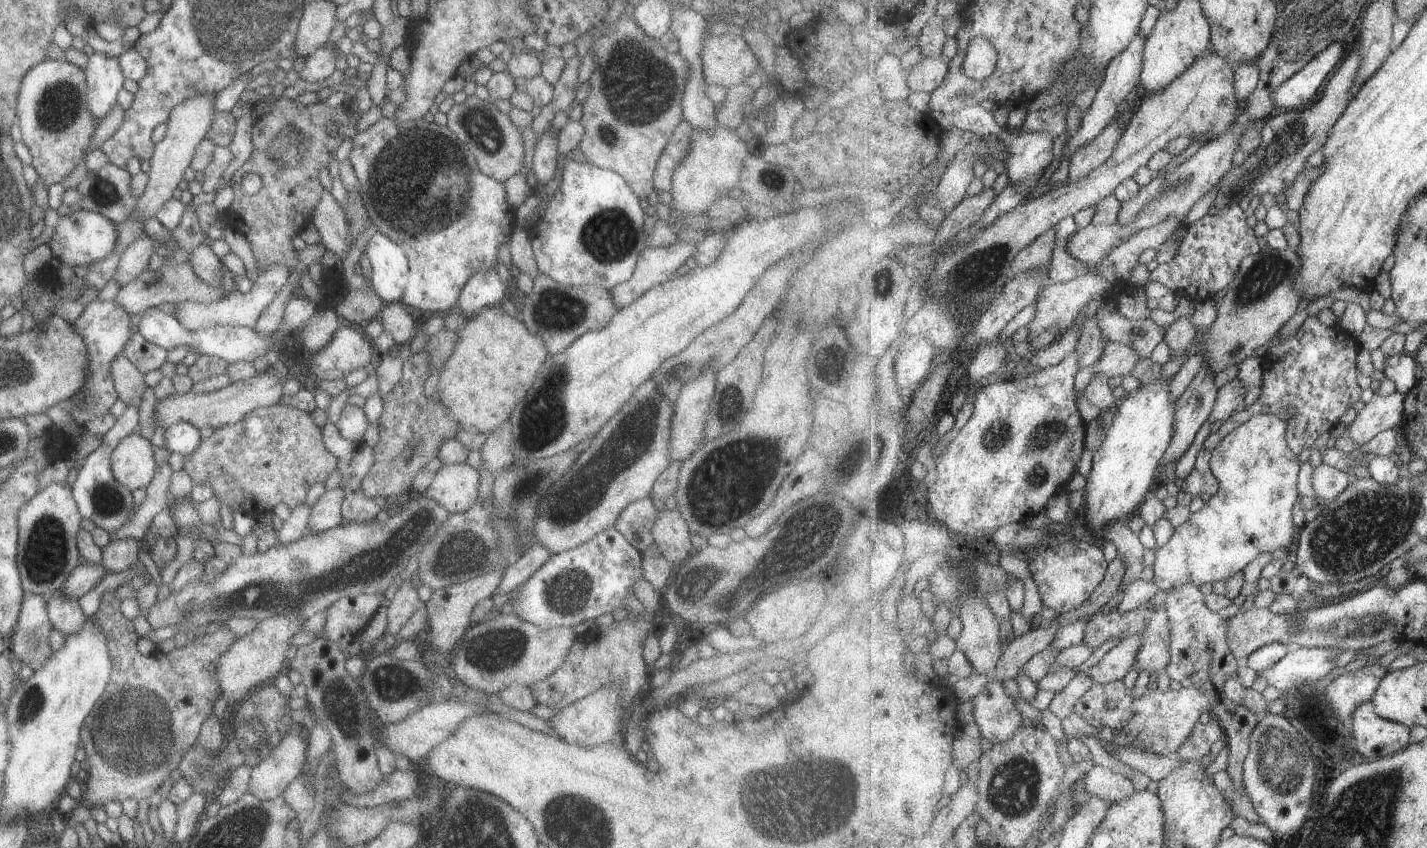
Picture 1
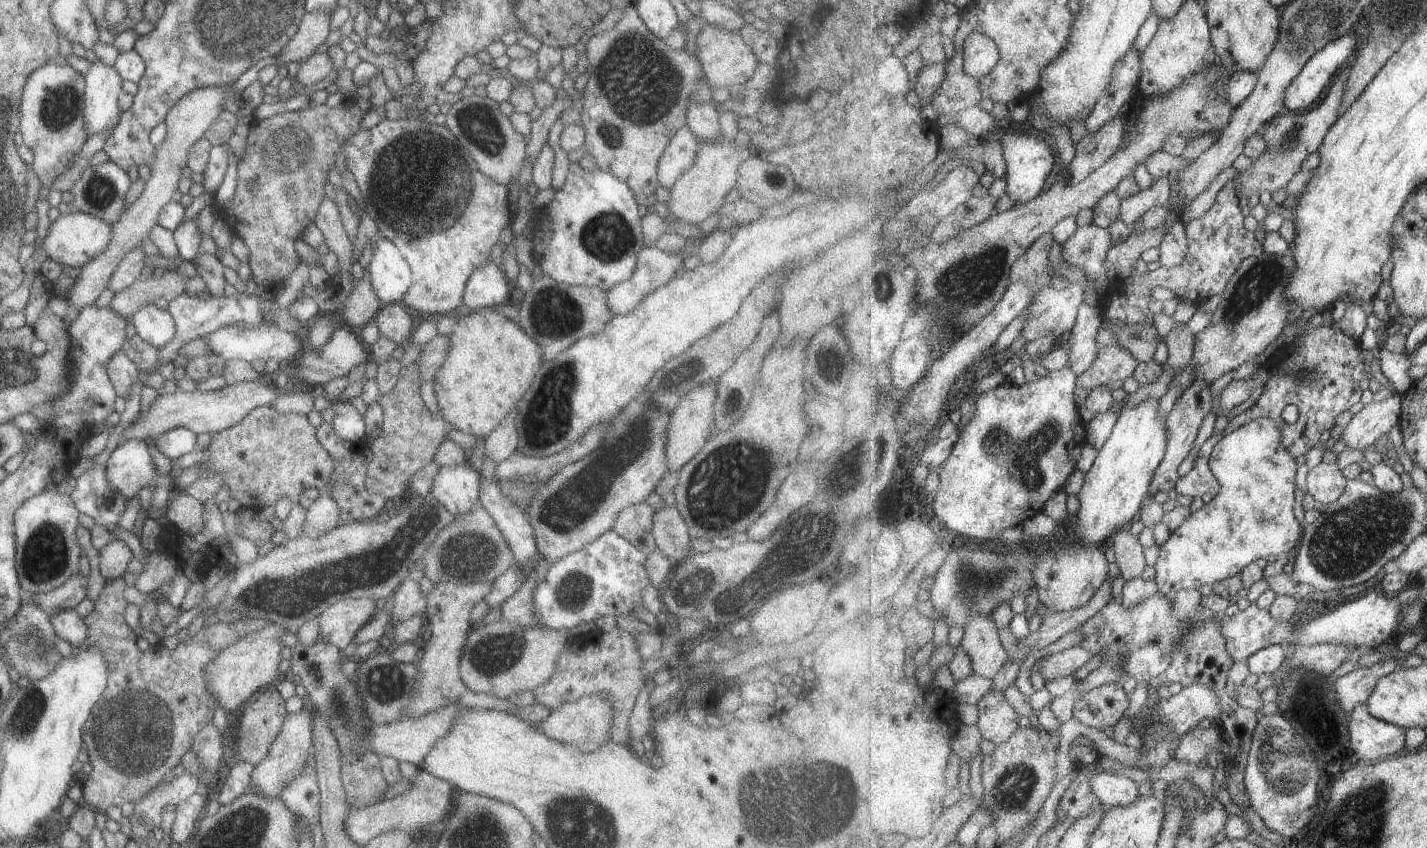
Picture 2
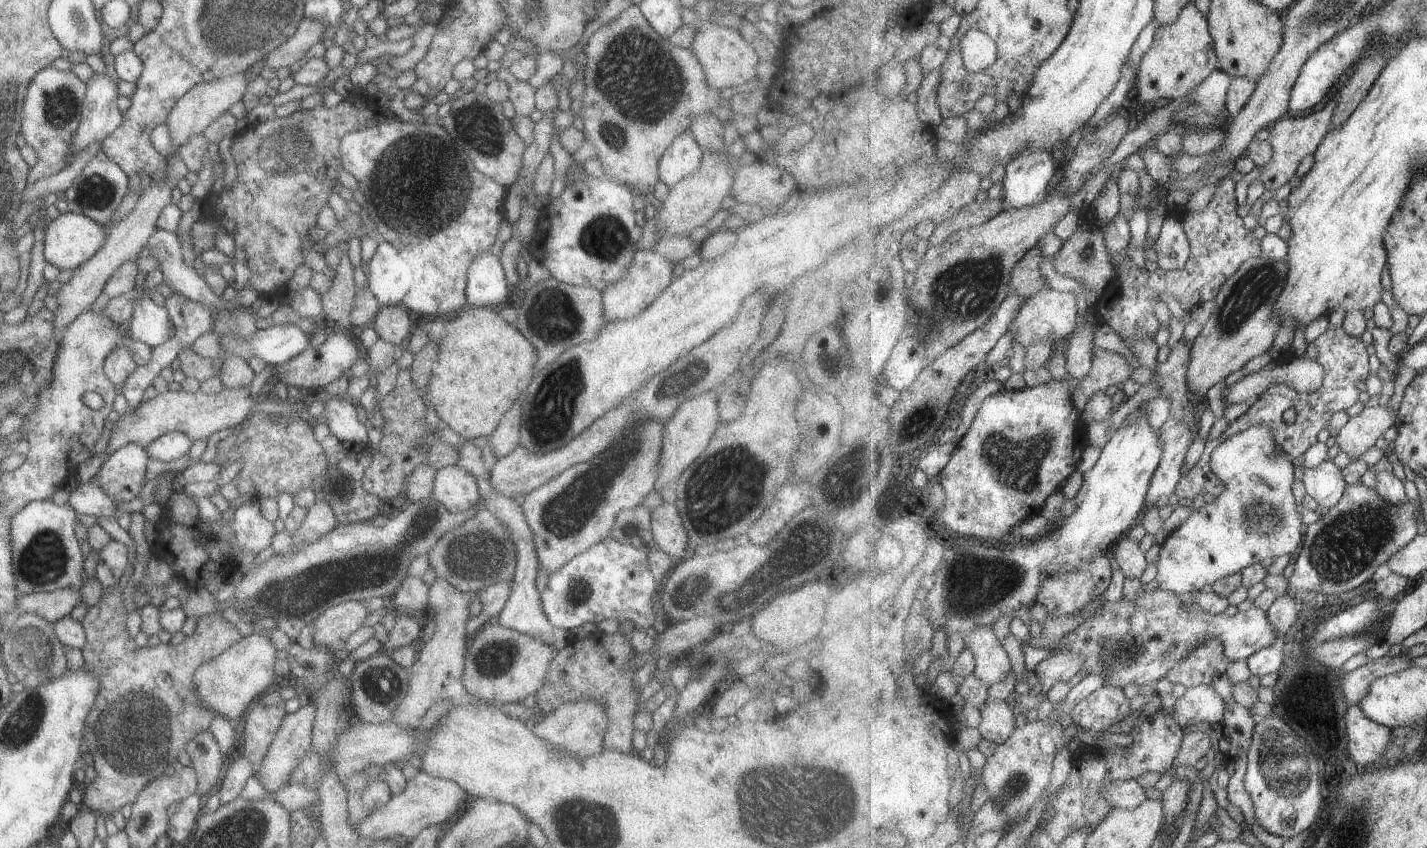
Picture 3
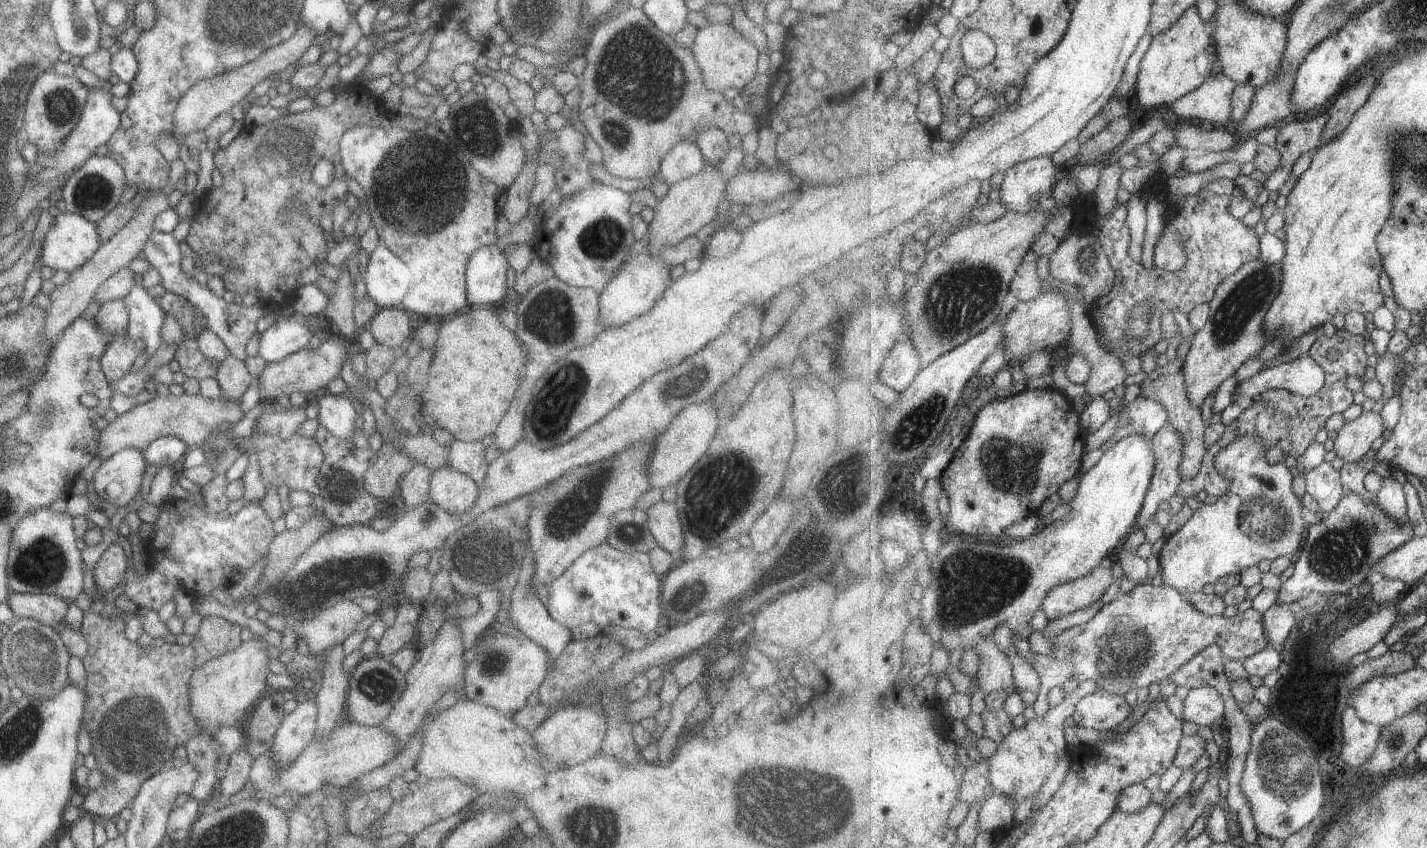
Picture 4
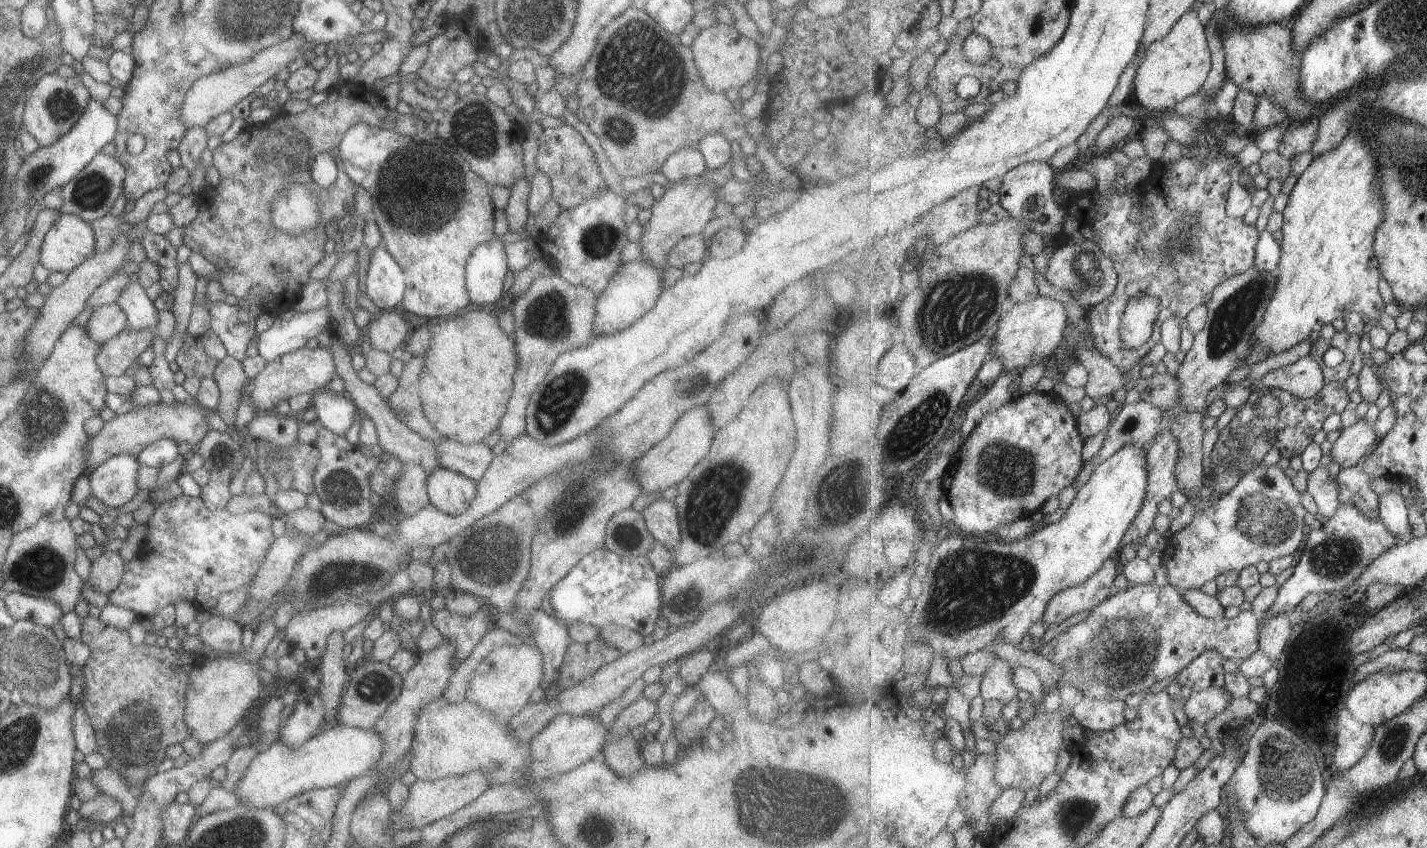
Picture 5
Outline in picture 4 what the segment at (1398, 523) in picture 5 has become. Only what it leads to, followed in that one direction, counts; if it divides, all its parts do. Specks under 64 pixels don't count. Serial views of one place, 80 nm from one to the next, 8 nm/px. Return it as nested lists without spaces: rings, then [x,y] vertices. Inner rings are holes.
[[[1390,476],[1383,479],[1383,485],[1377,493],[1376,502],[1393,520],[1407,525],[1407,496],[1403,485]]]

